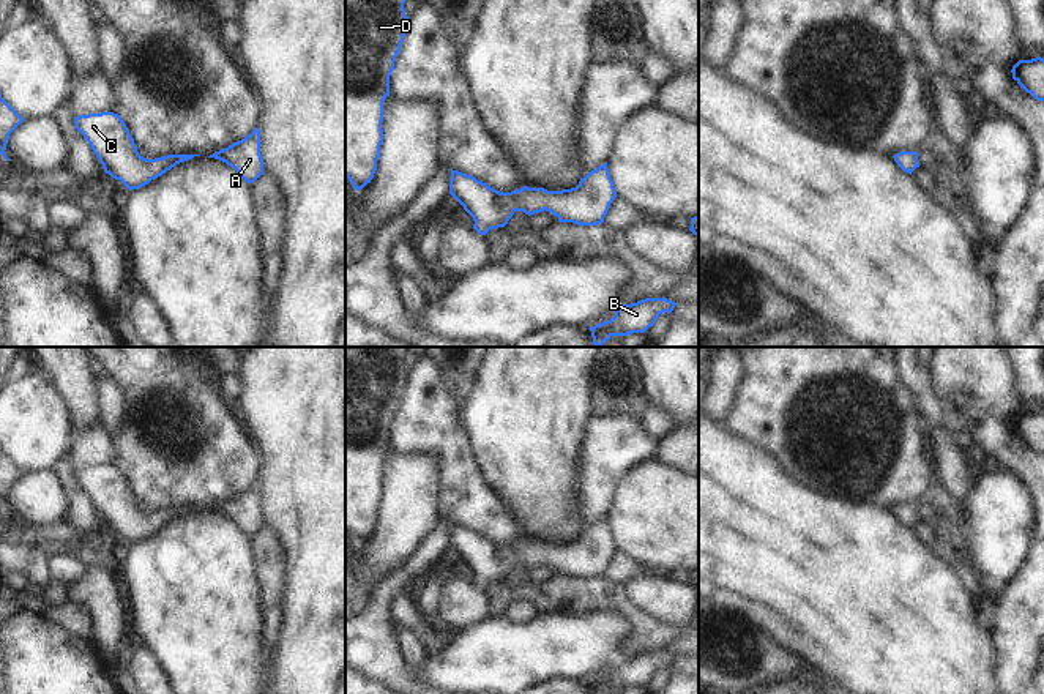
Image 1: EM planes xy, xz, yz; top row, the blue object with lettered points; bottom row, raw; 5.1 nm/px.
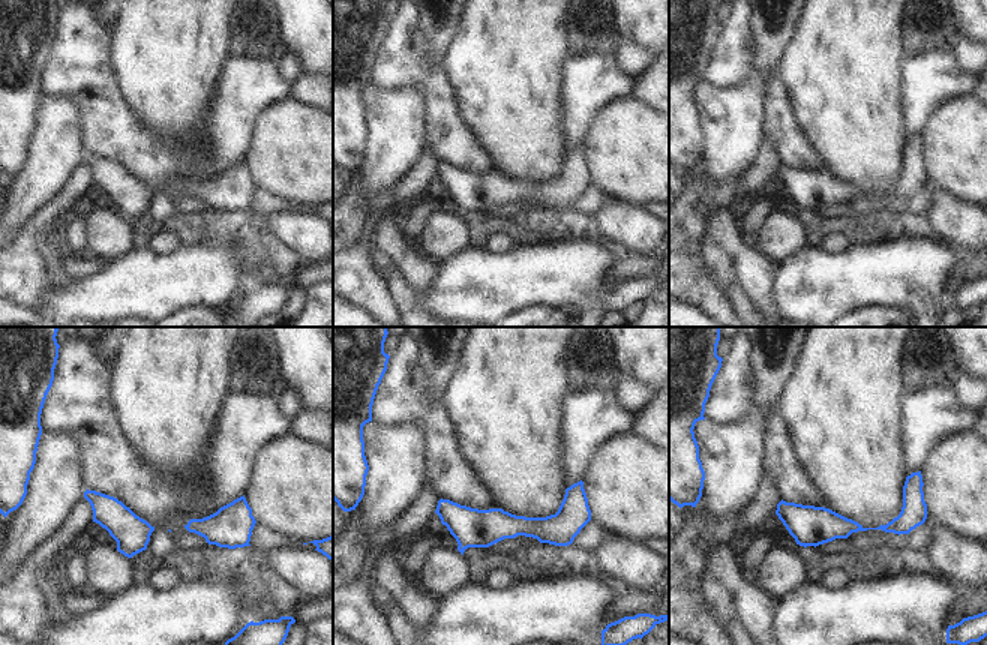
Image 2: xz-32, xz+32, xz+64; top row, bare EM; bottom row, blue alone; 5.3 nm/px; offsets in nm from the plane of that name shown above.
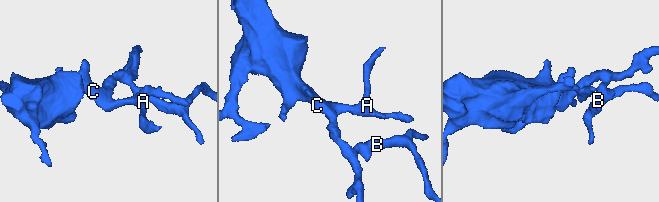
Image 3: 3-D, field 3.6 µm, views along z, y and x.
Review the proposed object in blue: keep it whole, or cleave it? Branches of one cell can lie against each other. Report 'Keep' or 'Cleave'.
Keep.

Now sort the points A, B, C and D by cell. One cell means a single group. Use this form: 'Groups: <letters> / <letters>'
Groups: A B C D.

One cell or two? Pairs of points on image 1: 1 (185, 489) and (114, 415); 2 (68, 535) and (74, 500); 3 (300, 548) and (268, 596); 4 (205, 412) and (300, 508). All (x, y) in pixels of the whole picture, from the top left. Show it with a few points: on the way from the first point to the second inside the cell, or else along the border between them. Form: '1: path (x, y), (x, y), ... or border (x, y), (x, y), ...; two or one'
1: border (119, 387), (125, 401), (125, 423), (111, 437); two
2: border (65, 519), (84, 535); two
3: border (273, 535), (284, 555), (283, 606); two
4: border (259, 453), (260, 464), (256, 480); two

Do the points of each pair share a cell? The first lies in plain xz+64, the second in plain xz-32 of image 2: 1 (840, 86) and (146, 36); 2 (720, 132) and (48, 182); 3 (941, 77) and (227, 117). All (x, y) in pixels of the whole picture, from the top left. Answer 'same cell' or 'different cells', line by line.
1: same cell
2: same cell
3: same cell

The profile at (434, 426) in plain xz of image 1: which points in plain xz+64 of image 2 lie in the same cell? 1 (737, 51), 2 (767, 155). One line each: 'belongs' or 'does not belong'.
1: belongs
2: does not belong

